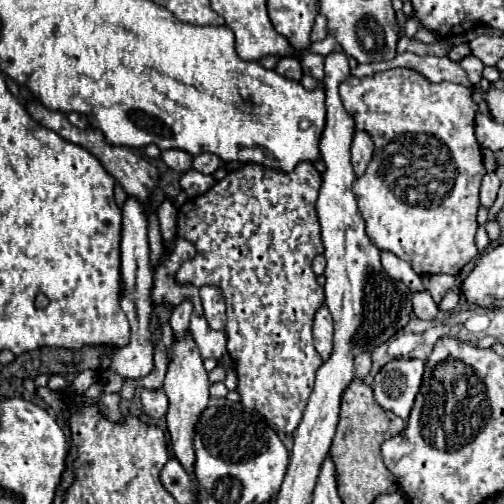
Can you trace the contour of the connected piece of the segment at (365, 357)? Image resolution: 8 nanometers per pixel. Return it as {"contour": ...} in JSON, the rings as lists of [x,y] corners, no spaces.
{"contour":[[[362,352],[360,356],[356,356],[354,368],[356,368],[356,376],[358,376],[360,380],[364,380],[364,378],[368,376],[370,366],[372,366],[372,360],[370,360],[370,354],[368,354],[368,352]]]}

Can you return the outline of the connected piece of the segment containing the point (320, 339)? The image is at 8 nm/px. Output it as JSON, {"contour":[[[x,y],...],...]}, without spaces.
{"contour":[[[322,306],[316,312],[316,320],[314,320],[314,348],[318,350],[318,354],[322,356],[322,360],[328,360],[334,348],[334,322],[332,316],[328,312],[326,306]]]}

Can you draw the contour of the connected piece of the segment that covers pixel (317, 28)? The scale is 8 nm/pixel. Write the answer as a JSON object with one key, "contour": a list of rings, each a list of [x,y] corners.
{"contour":[[[318,14],[318,16],[316,16],[316,24],[314,24],[314,28],[312,28],[310,40],[312,40],[312,42],[318,42],[318,40],[324,40],[326,36],[328,36],[328,24],[326,24],[326,18],[324,18],[322,14]]]}

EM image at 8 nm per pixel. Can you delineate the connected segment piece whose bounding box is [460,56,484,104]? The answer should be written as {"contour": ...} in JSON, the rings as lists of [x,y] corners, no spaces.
{"contour":[[[466,56],[466,58],[462,58],[462,60],[460,60],[460,64],[462,64],[462,68],[466,70],[470,84],[474,86],[474,94],[472,94],[472,98],[480,104],[484,98],[482,98],[482,96],[480,96],[480,92],[478,92],[478,82],[482,80],[482,70],[484,70],[484,64],[482,64],[476,56]]]}

